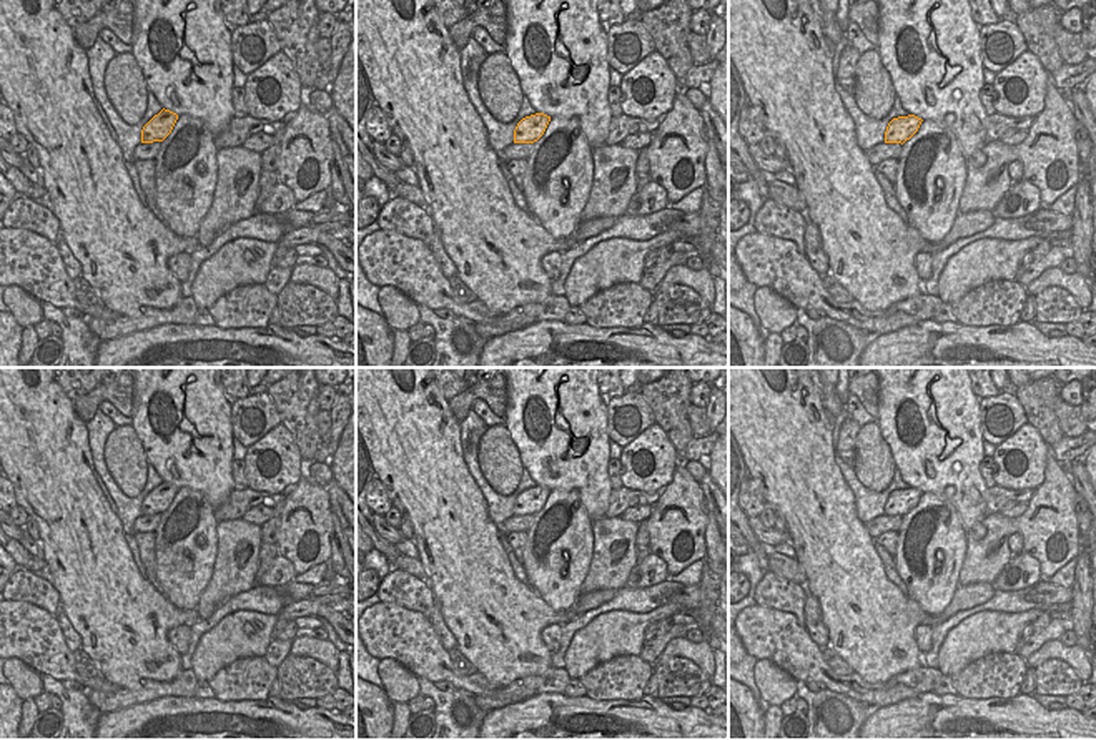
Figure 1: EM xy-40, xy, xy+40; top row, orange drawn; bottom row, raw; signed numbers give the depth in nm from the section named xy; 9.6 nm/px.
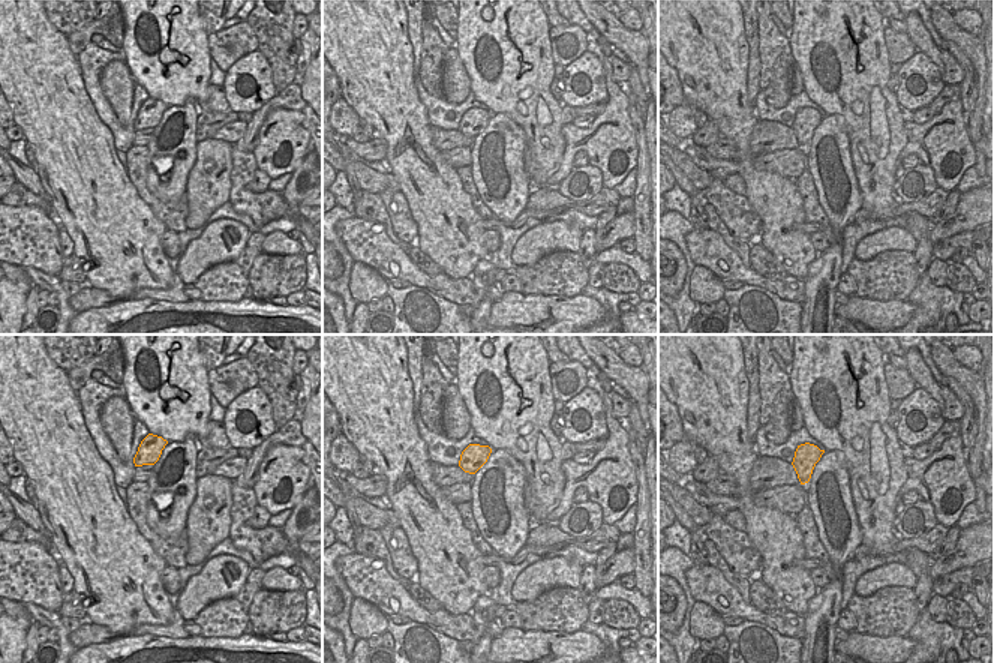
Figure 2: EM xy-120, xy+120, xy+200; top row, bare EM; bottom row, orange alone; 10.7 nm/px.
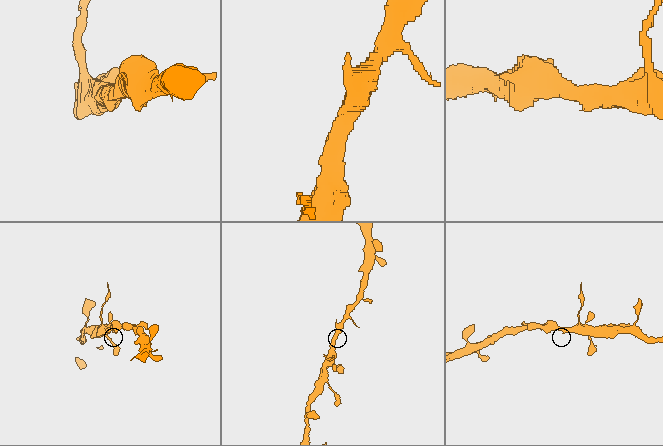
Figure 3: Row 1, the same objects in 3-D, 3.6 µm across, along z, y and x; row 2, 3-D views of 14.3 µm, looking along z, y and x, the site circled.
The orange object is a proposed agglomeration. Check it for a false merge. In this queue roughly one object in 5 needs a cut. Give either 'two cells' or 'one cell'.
one cell

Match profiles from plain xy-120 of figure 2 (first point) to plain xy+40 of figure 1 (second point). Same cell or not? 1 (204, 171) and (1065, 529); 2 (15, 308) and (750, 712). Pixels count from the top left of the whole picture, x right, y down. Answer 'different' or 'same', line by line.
1: same
2: same

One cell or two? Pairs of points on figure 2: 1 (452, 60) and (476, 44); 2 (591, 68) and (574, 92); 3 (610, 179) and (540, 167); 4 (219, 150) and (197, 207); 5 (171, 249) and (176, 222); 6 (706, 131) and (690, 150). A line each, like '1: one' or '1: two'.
1: two
2: one
3: two
4: one
5: two
6: two

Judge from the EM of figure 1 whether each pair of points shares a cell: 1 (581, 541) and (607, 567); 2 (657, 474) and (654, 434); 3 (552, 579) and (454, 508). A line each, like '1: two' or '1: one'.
1: two
2: one
3: two

